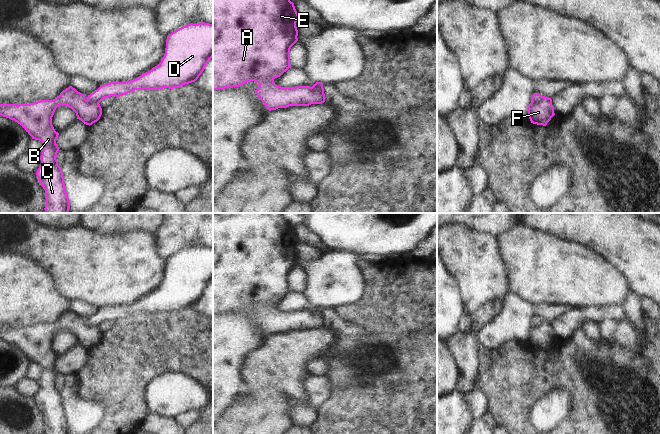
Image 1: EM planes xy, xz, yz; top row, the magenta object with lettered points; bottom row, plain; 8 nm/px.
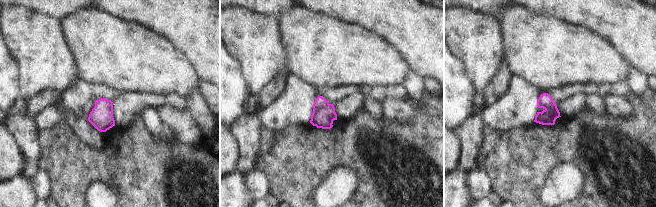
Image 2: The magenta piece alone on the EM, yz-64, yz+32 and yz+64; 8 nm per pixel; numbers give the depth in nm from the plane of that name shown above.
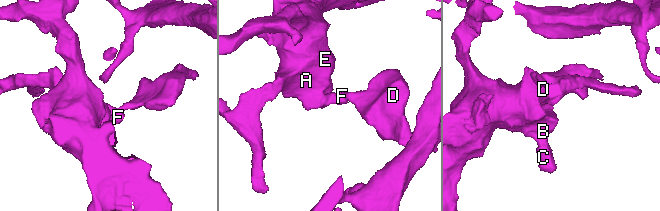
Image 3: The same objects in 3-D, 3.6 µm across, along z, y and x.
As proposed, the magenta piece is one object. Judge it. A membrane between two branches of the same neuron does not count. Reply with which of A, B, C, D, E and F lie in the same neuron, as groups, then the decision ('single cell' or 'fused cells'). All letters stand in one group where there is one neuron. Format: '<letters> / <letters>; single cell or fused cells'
A B C E F / D; fused cells

